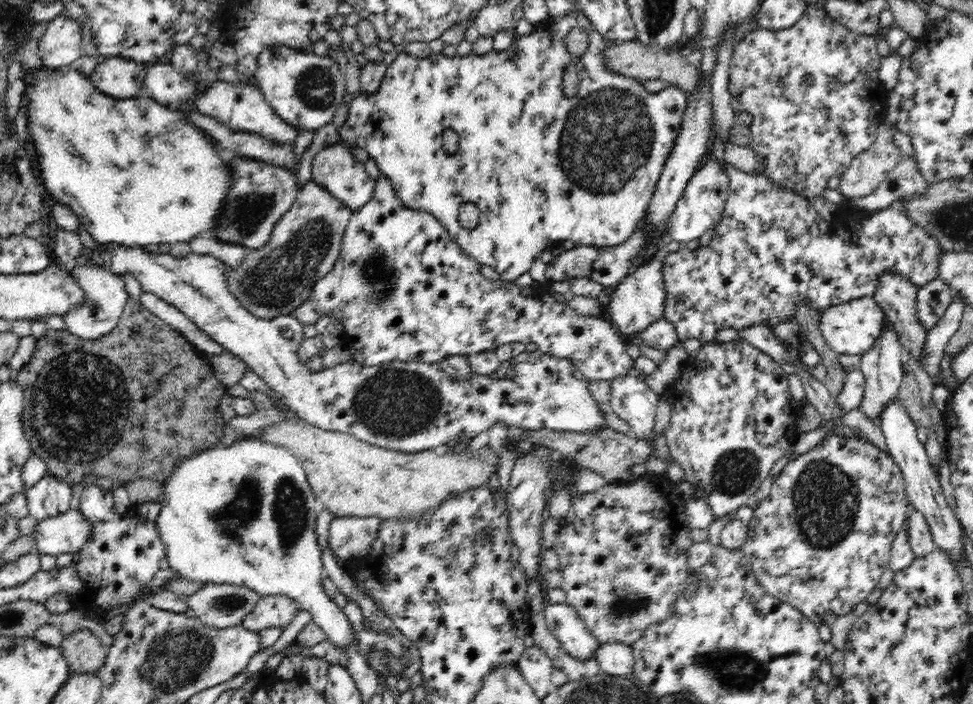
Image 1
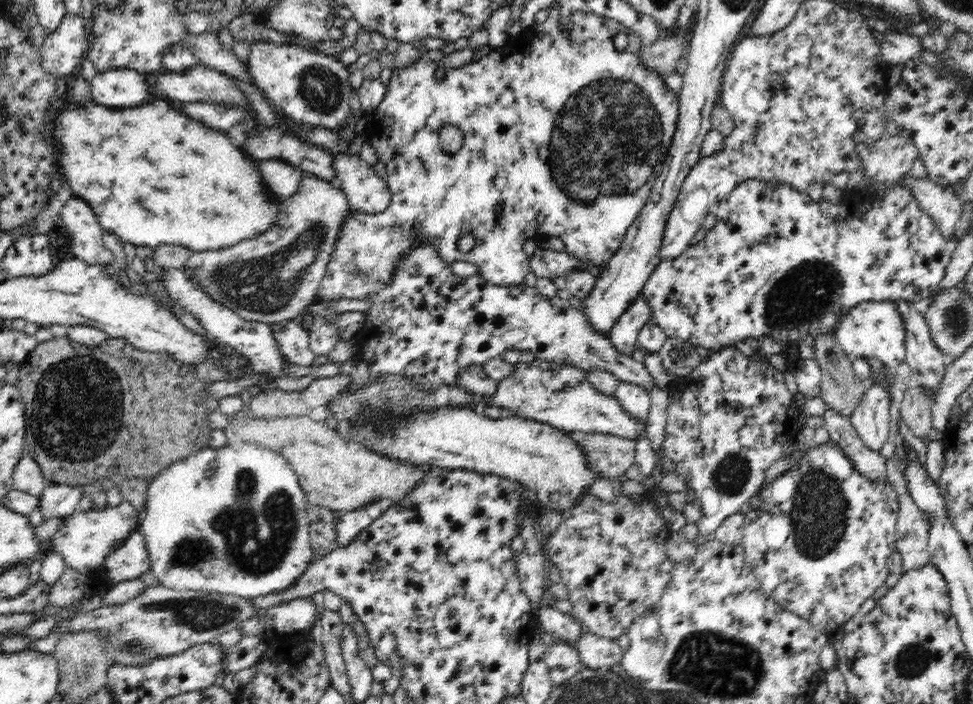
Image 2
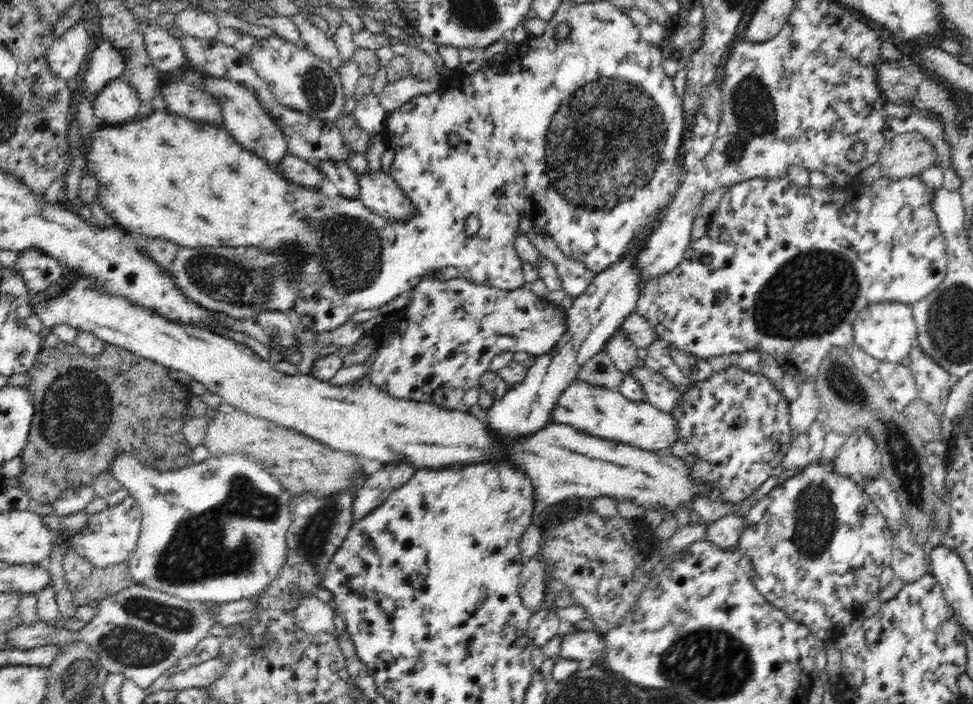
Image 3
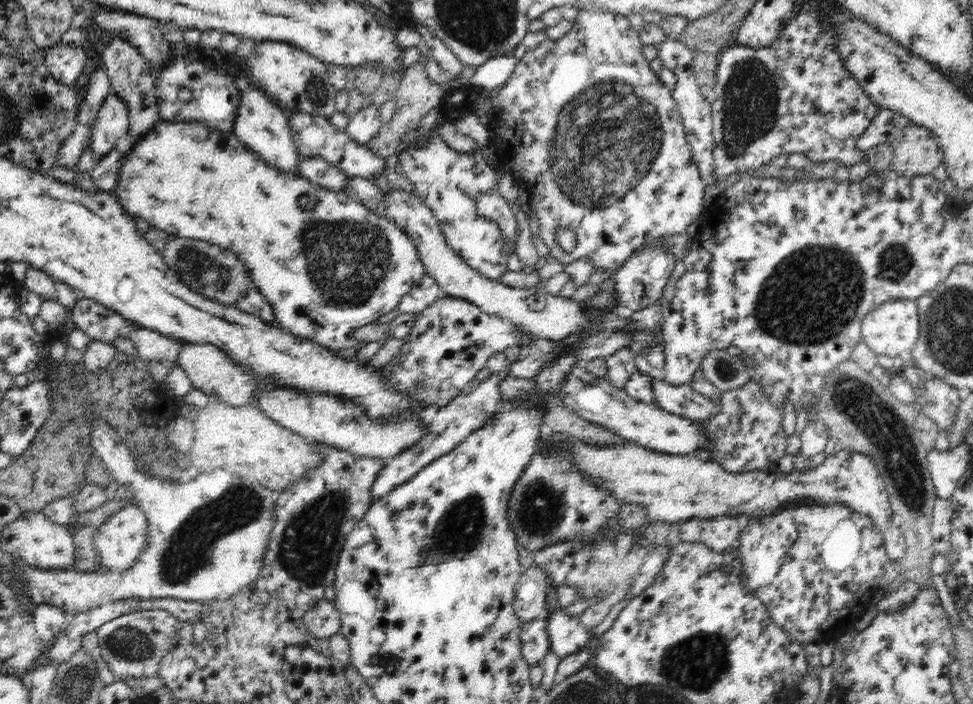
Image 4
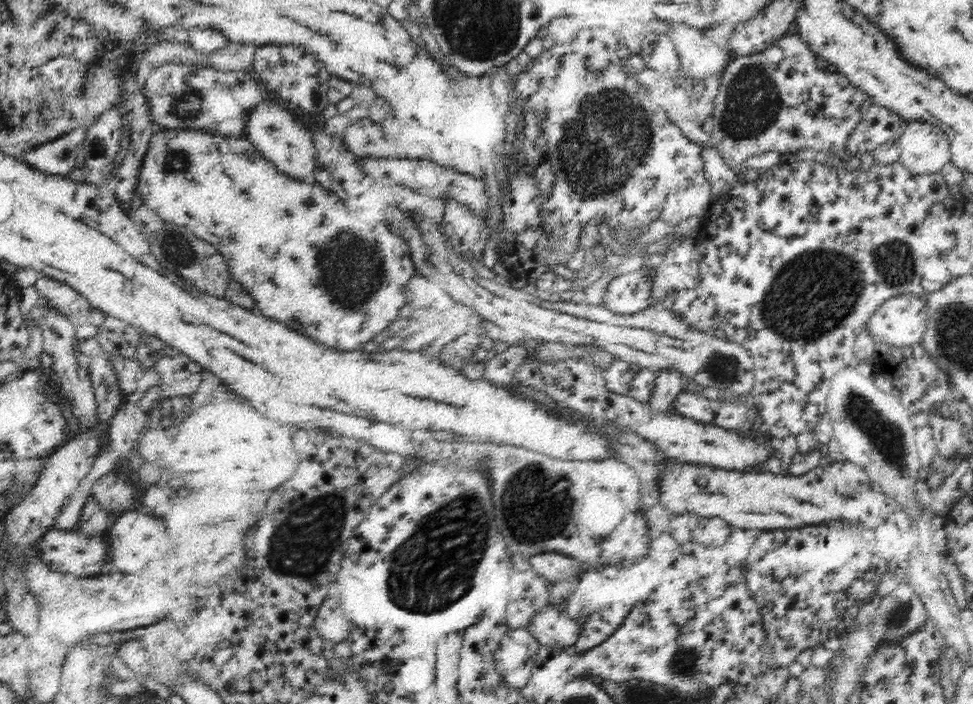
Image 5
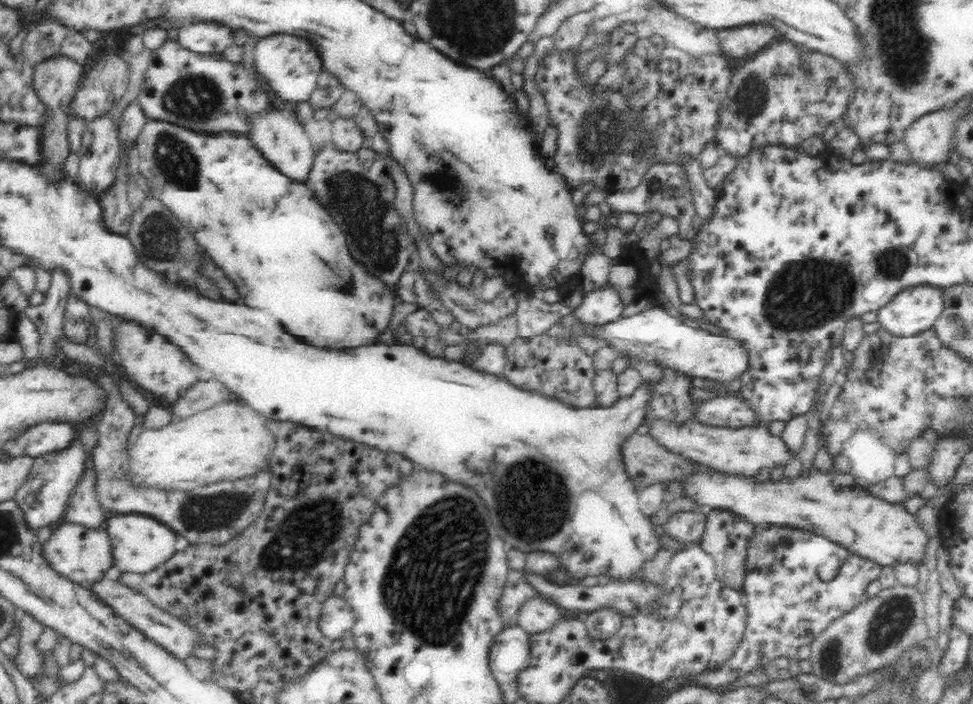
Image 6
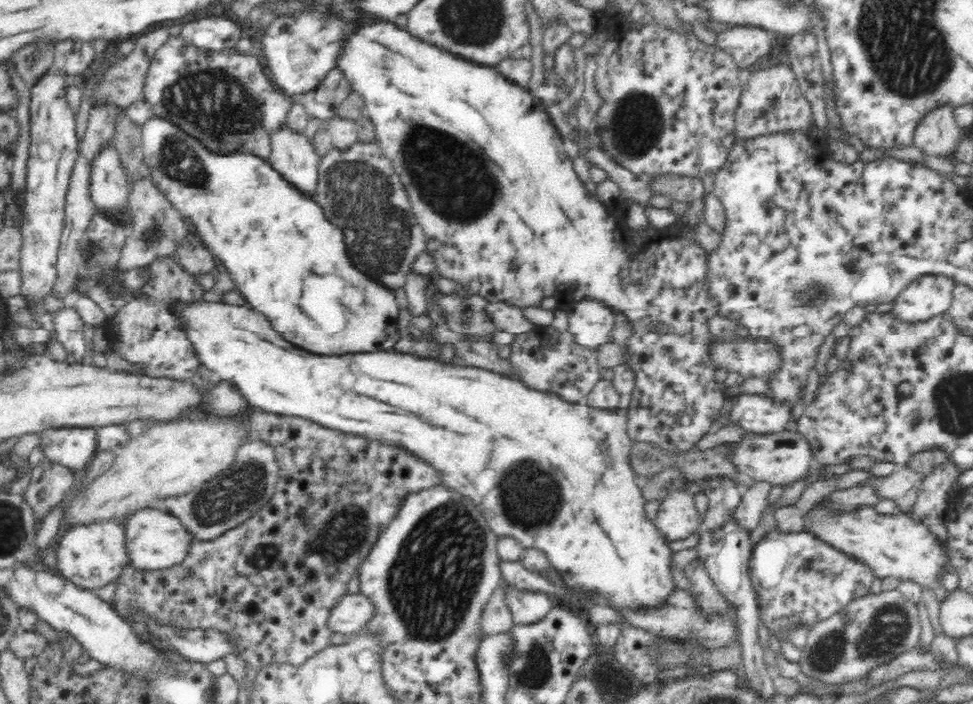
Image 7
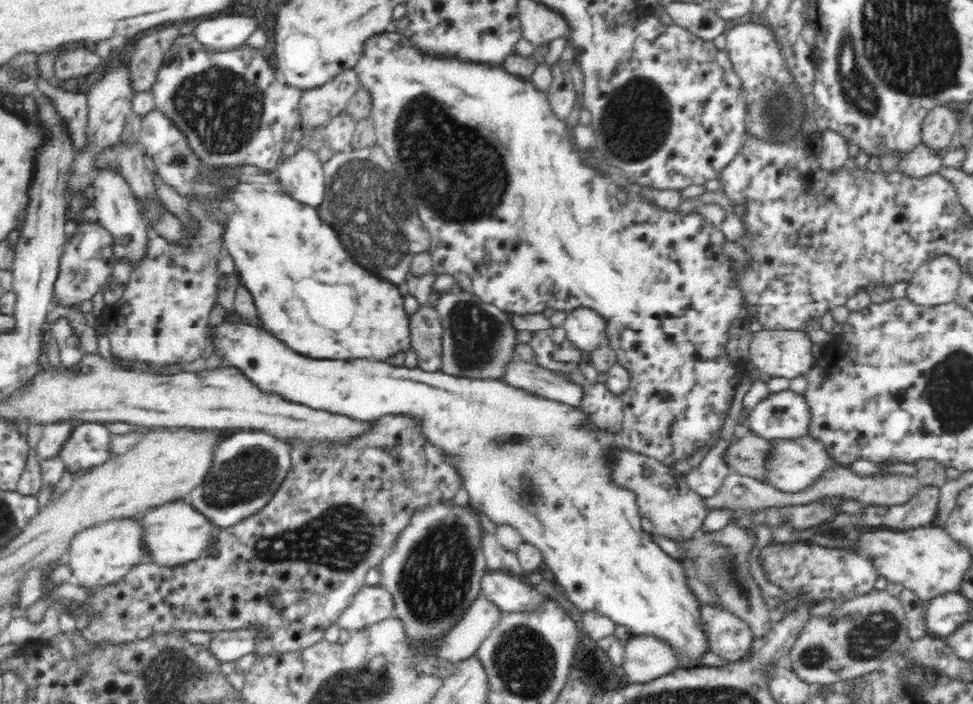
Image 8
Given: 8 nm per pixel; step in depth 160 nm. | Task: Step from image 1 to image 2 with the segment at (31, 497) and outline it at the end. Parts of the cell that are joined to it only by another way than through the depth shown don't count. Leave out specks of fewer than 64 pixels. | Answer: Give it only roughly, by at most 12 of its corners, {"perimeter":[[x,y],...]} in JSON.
{"perimeter":[[69,485],[45,486],[39,508],[45,519],[79,511],[83,492]]}

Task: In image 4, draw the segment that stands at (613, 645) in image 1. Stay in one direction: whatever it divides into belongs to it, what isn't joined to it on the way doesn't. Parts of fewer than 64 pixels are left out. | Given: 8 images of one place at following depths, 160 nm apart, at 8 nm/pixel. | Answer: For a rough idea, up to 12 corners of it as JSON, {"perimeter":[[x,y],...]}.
{"perimeter":[[548,615],[549,650],[560,658],[586,648],[596,634],[578,616]]}

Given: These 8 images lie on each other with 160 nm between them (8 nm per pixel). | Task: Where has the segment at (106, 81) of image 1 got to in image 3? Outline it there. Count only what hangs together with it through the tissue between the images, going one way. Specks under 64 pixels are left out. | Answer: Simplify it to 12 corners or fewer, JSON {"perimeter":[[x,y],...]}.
{"perimeter":[[124,78],[93,100],[98,127],[134,121],[140,97]]}

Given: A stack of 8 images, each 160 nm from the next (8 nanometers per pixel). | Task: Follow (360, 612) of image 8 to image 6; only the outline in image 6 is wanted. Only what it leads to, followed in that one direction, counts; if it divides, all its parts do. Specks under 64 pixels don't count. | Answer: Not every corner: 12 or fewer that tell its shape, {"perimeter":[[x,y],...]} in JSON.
{"perimeter":[[338,592],[323,599],[317,629],[346,642],[353,613]]}

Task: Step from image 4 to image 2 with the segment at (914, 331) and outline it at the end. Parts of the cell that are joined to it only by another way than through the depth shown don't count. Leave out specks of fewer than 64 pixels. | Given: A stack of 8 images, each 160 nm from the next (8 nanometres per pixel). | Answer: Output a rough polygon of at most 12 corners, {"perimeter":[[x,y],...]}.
{"perimeter":[[894,301],[857,304],[834,335],[851,358],[905,360]]}

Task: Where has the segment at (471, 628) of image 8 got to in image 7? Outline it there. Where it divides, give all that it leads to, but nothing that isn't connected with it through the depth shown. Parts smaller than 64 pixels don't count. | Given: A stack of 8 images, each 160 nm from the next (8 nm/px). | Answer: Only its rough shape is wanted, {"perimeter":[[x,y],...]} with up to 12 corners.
{"perimeter":[[502,580],[483,612],[485,636],[510,633],[515,626]]}

